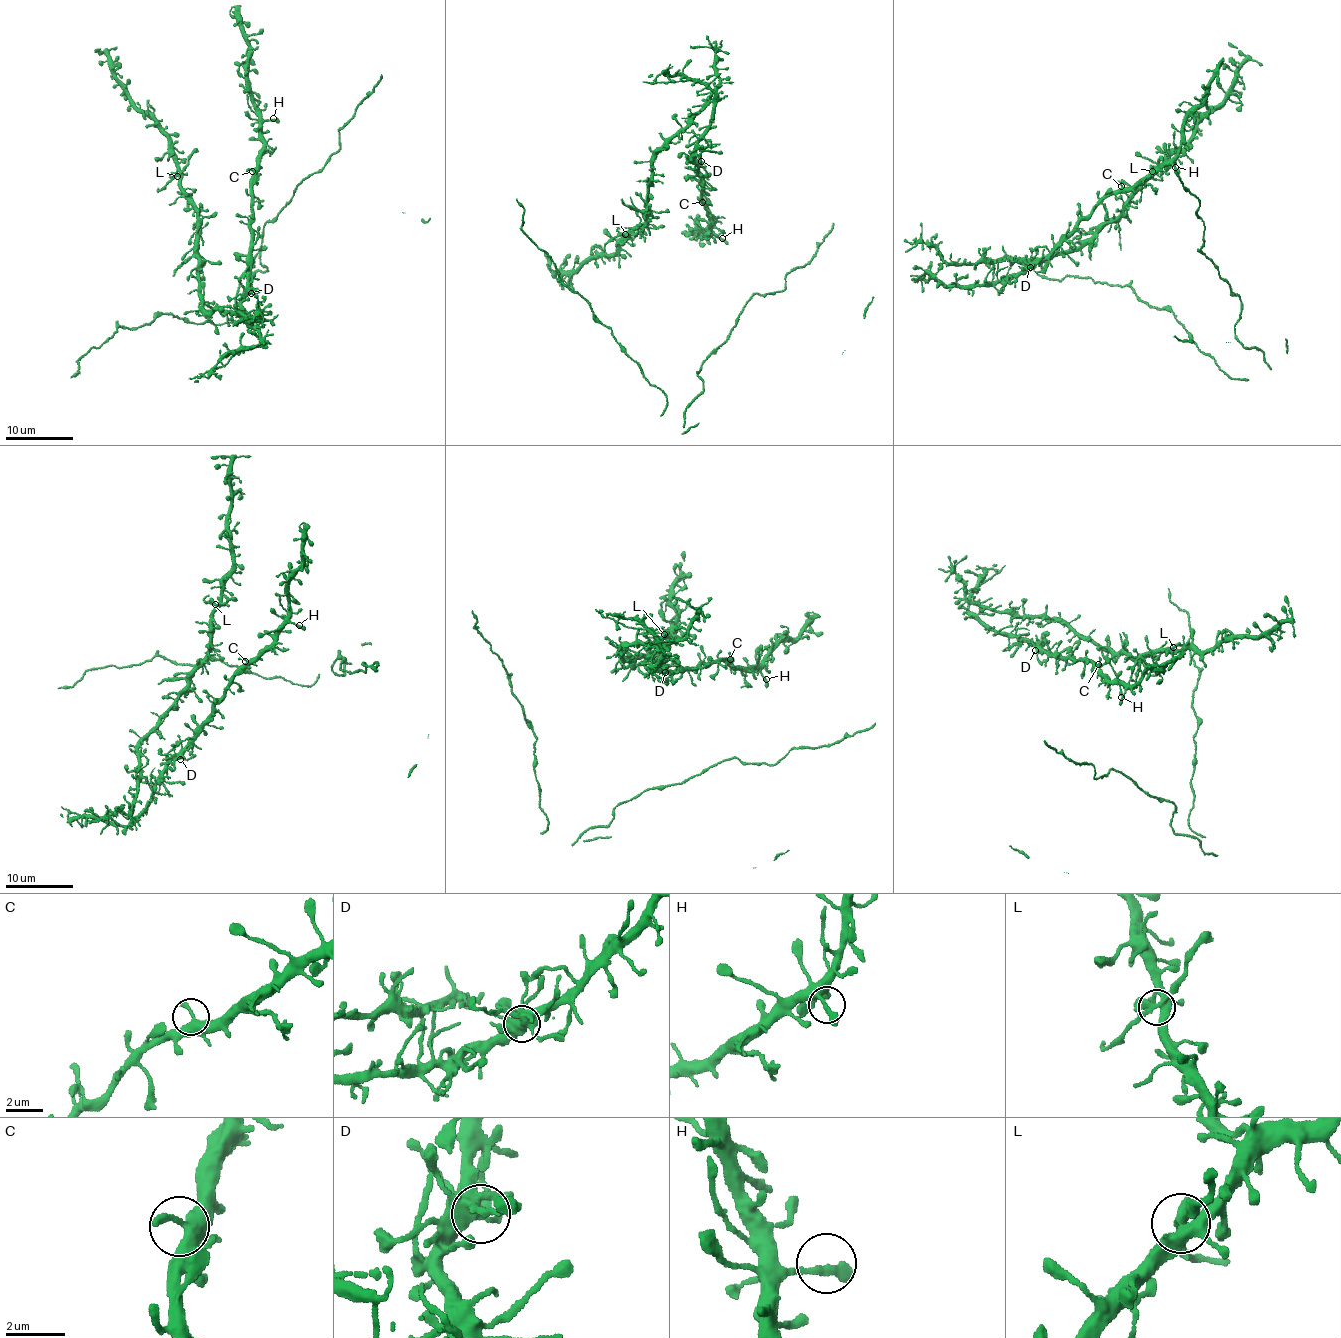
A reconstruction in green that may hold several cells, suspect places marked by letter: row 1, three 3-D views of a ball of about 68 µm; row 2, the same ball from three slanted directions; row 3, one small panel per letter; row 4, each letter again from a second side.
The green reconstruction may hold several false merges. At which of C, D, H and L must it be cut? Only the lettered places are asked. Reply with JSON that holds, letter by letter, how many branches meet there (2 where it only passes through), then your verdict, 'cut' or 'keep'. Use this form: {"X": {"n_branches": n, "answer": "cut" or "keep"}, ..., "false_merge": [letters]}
{"C": {"n_branches": 2, "answer": "keep"}, "D": {"n_branches": 5, "answer": "keep"}, "H": {"n_branches": 1, "answer": "keep"}, "L": {"n_branches": 5, "answer": "cut"}, "false_merge": ["L"]}

